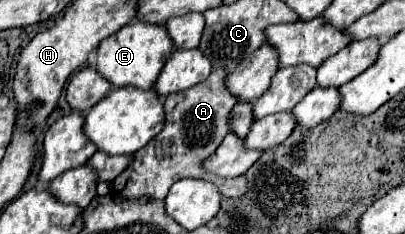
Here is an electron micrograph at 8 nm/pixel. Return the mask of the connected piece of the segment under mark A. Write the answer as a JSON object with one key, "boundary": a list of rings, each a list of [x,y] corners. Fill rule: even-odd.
{"boundary":[[[216,69],[210,73],[210,77],[206,81],[202,81],[200,85],[186,89],[186,91],[178,91],[178,93],[170,93],[164,101],[164,109],[166,109],[166,123],[164,123],[164,131],[160,135],[156,135],[156,139],[152,139],[152,143],[148,143],[148,147],[142,147],[140,151],[136,151],[132,165],[126,169],[126,173],[122,173],[116,181],[114,181],[114,189],[116,193],[124,195],[124,197],[152,197],[152,199],[164,199],[168,195],[168,189],[172,187],[172,183],[176,183],[178,179],[184,177],[196,177],[196,179],[204,179],[204,181],[212,181],[218,185],[220,195],[224,197],[242,197],[248,191],[248,183],[244,177],[234,177],[234,179],[226,179],[214,173],[204,171],[202,163],[216,153],[218,145],[222,143],[222,139],[226,137],[226,133],[230,133],[230,111],[232,107],[238,103],[238,99],[226,89],[226,69]]]}

